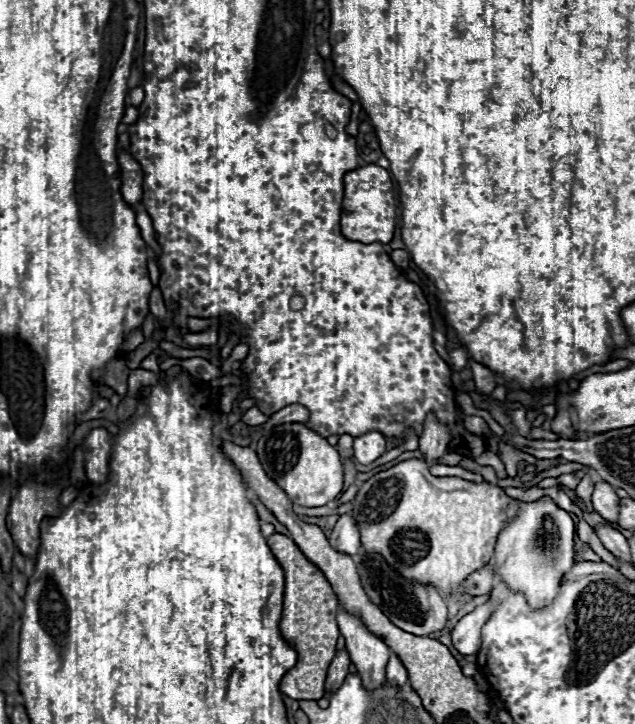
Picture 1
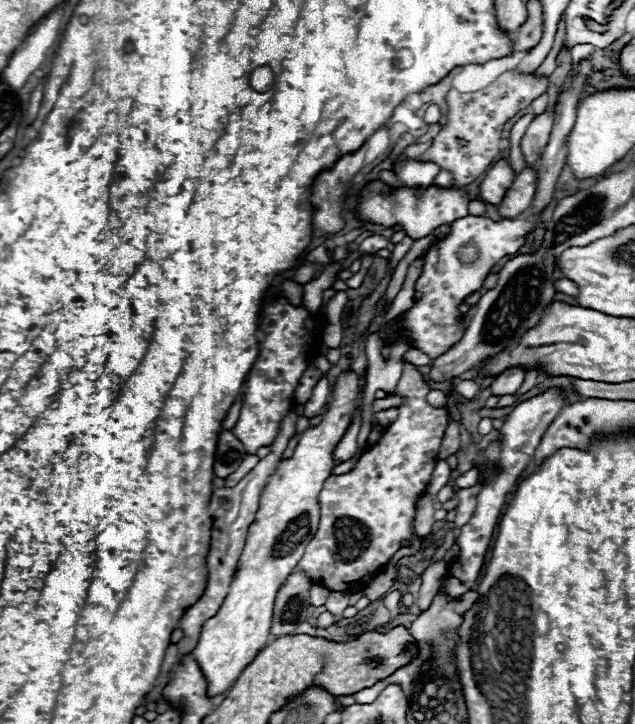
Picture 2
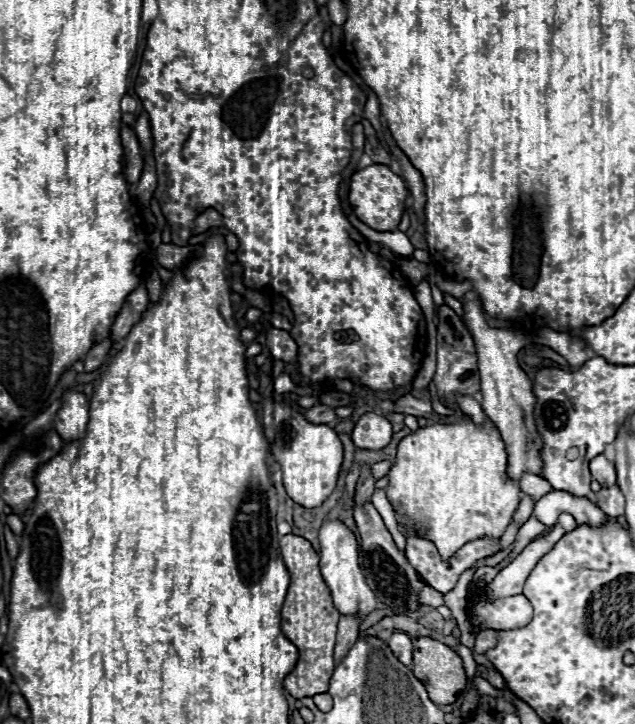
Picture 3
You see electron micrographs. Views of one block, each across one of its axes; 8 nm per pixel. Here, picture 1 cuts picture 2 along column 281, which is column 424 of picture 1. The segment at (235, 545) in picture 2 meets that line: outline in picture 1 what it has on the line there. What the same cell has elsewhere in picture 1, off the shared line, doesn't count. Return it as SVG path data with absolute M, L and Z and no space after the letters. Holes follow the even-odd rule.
M430 414L424 422L424 434L420 436L420 452L424 454L424 460L428 466L432 466L434 460L446 454L448 438L450 438L448 428Z

